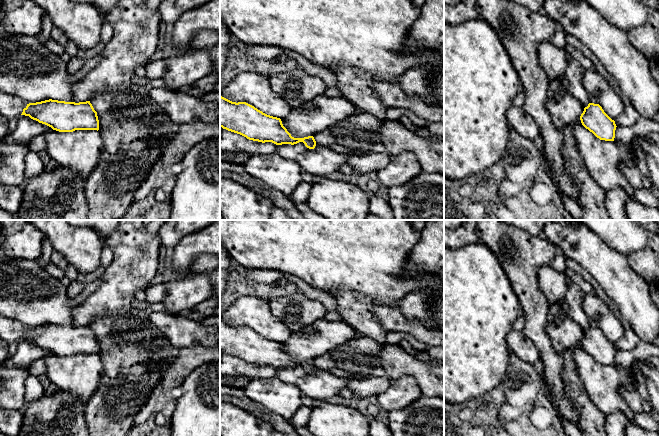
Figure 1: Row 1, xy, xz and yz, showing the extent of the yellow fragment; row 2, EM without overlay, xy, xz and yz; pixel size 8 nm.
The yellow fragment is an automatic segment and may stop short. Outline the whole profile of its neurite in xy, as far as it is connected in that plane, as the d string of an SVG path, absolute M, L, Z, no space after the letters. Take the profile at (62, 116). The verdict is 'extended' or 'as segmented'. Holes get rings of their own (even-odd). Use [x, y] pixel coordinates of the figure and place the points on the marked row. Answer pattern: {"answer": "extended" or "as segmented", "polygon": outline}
{"answer": "as segmented", "polygon": "M49 99L29 103L21 115L29 116L59 132L99 130L97 112L90 101L75 103Z"}

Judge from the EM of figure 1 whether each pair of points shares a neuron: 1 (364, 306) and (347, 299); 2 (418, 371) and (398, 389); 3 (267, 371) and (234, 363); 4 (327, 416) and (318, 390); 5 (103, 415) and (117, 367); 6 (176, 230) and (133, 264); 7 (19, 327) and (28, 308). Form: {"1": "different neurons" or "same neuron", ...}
{"1": "same neuron", "2": "different neurons", "3": "same neuron", "4": "different neurons", "5": "same neuron", "6": "different neurons", "7": "different neurons"}

